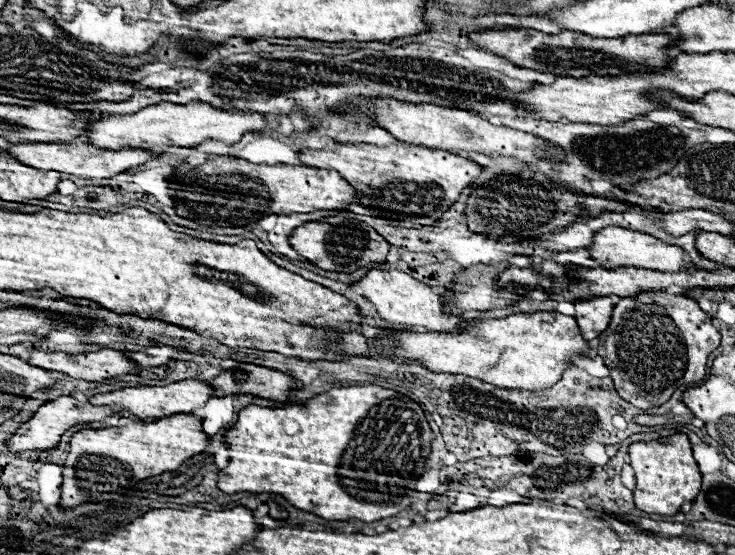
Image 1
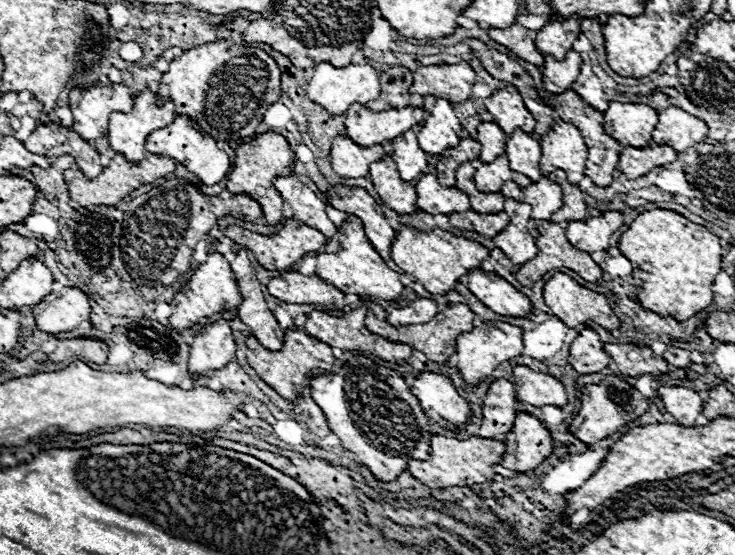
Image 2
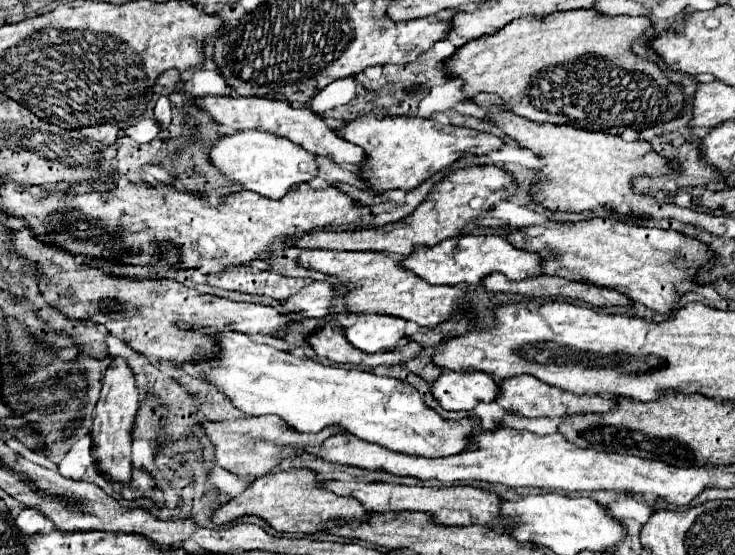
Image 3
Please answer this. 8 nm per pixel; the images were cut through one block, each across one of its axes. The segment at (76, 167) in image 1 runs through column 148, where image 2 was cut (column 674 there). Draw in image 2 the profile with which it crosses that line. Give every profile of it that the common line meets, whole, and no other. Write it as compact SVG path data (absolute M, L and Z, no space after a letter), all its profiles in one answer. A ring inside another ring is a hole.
M648 144L644 148L632 148L632 146L626 146L622 152L620 152L620 170L626 178L640 178L644 176L646 172L658 168L658 166L664 166L664 164L670 164L676 160L676 150L674 148L664 148L664 146L658 146L658 144Z

